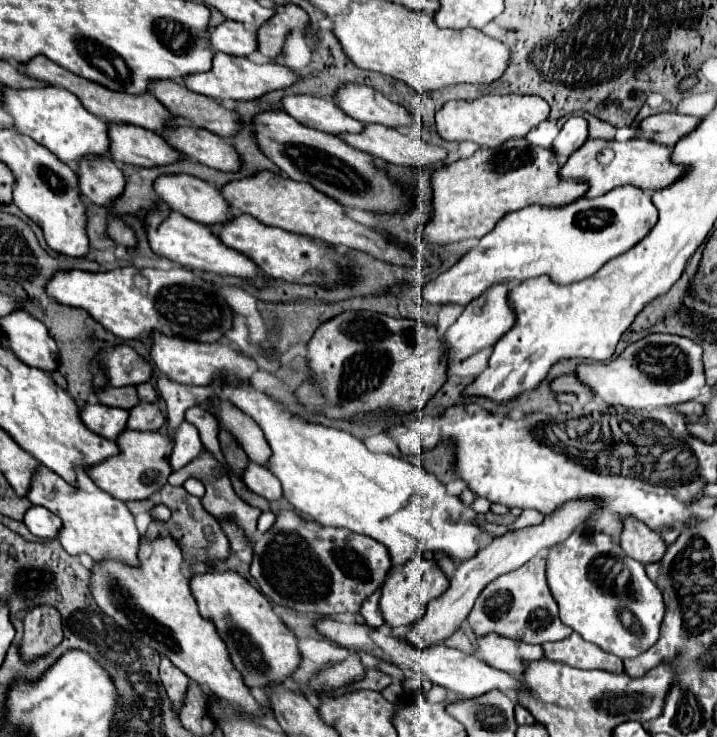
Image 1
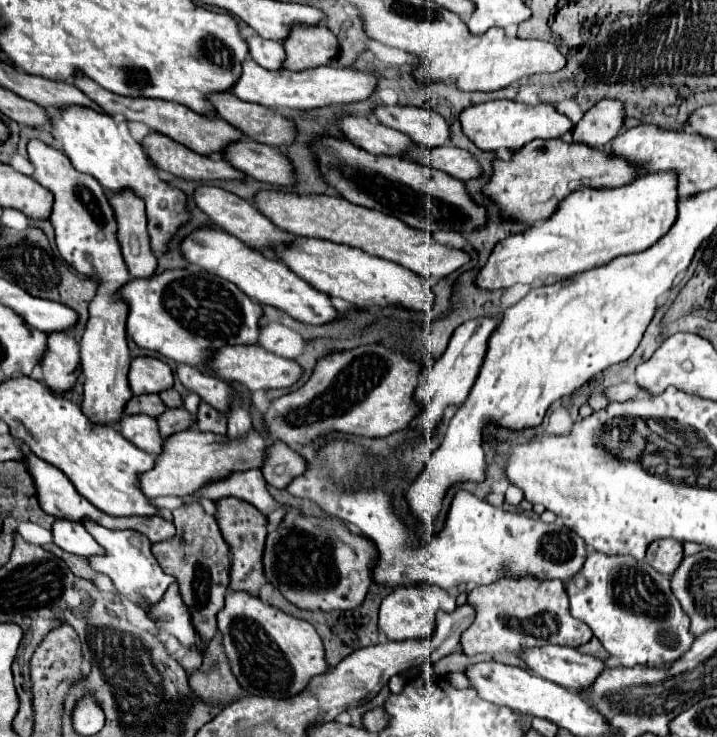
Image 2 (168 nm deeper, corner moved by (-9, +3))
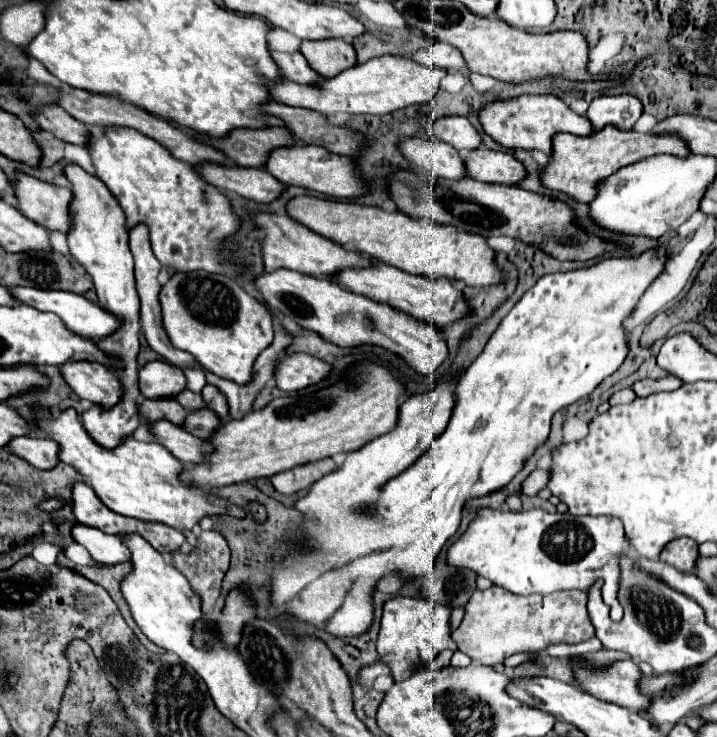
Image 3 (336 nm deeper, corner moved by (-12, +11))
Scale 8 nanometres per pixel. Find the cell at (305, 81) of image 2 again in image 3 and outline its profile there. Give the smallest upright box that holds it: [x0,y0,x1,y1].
[270,55,448,115]

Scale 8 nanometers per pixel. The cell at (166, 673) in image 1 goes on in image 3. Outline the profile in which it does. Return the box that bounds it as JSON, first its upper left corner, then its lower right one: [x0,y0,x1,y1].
[176,531,230,625]

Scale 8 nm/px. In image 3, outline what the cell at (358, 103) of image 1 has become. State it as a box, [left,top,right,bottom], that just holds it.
[428,117,482,151]

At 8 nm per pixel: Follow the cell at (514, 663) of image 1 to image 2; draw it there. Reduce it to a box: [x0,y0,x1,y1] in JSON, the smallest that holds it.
[519,645,605,691]

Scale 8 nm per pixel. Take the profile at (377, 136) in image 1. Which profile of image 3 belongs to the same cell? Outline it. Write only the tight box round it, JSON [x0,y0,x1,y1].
[466,149,526,185]

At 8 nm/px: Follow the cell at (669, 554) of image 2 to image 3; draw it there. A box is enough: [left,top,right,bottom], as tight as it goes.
[660,539,700,573]

